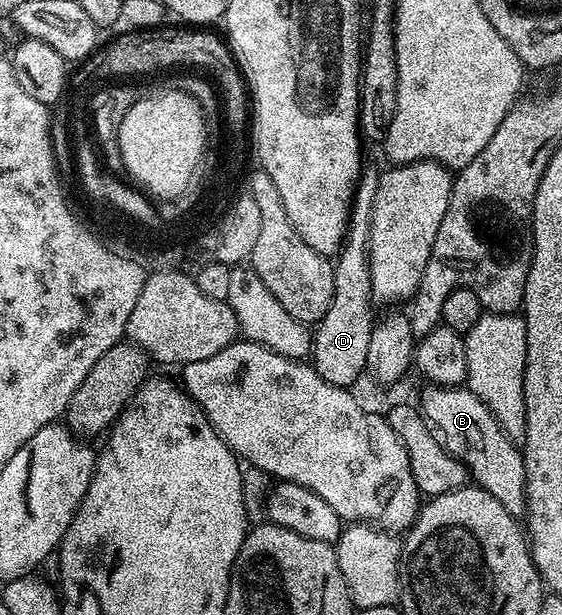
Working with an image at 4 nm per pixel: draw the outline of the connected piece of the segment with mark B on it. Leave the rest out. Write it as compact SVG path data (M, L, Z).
M427 383L422 392L420 411L426 423L436 433L449 456L455 456L466 465L469 479L483 488L504 510L516 518L527 511L526 463L522 461L522 450L513 444L496 418L465 386L443 386Z

